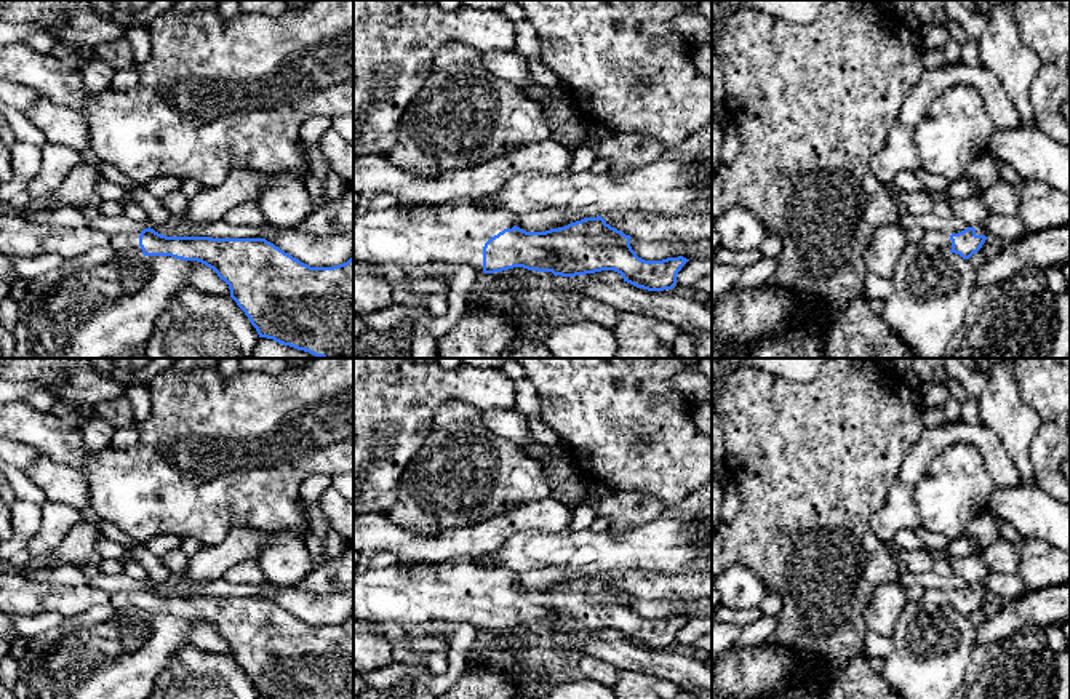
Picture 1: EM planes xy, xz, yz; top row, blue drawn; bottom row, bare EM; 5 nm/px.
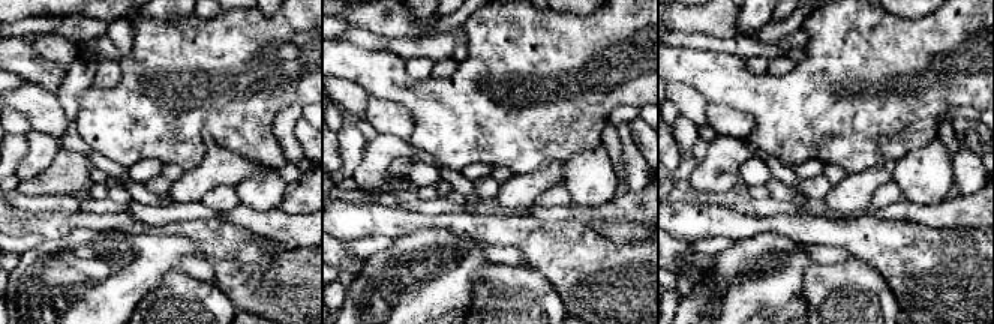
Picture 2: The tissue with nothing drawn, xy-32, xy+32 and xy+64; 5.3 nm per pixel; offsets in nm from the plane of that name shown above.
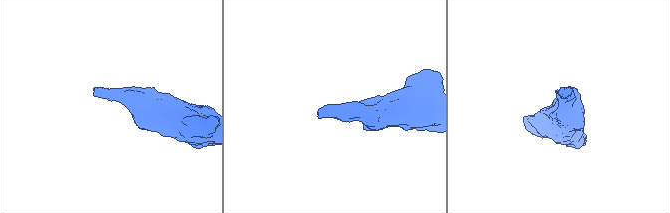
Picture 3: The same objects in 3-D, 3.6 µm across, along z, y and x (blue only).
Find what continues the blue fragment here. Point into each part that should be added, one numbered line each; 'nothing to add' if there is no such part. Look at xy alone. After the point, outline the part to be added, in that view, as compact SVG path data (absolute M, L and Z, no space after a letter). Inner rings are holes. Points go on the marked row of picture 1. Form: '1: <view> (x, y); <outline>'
1: xy (18, 235); M0 213L0 253L10 256L38 256L56 253L62 258L74 258L90 253L96 246L142 254L139 235L149 226L130 232L109 234L91 226L56 227L32 222L18 213Z

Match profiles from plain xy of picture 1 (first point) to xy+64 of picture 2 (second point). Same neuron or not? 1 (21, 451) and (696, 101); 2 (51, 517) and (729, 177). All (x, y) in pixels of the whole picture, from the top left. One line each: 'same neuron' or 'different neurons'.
1: same neuron
2: same neuron

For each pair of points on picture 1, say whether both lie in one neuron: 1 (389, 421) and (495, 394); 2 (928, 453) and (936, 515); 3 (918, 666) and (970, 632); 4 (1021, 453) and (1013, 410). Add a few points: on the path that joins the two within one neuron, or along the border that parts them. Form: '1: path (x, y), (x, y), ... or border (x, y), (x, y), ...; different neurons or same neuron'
1: path (415, 395), (423, 387), (469, 387); same neuron
2: border (960, 442), (952, 442), (931, 461), (912, 498); different neurons
3: path (931, 661), (957, 640); same neuron
4: path (1018, 442), (1014, 421); same neuron

